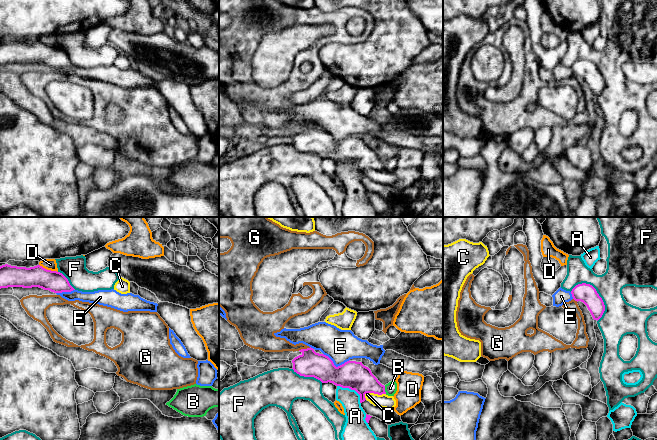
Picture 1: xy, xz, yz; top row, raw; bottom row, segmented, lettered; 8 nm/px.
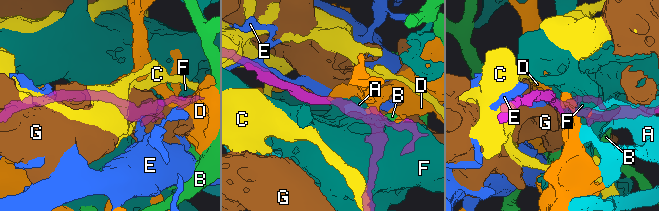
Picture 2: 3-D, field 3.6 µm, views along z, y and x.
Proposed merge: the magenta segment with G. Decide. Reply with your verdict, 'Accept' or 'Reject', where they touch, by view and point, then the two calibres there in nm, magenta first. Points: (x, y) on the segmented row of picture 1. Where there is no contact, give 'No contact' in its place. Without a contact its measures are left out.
Reject. Touches magenta at xz (304, 349). Thickness 200 nm (magenta) against 130 nm

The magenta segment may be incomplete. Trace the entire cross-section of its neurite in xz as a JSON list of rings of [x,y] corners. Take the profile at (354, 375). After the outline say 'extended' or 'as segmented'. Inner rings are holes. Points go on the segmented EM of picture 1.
[[[311,347],[299,351],[302,354],[292,360],[292,369],[300,376],[314,377],[322,383],[330,382],[355,390],[360,395],[360,403],[366,400],[366,393],[386,394],[385,386],[362,362],[349,360],[336,367],[328,356],[316,353]]] | as segmented

